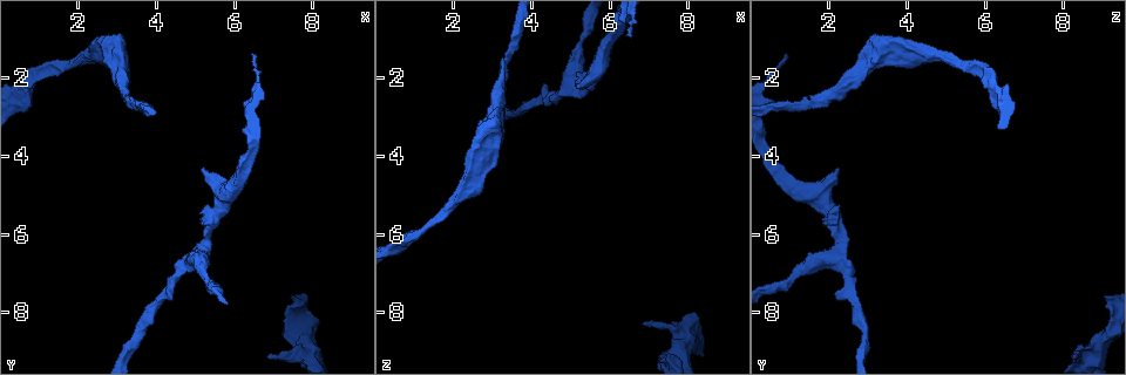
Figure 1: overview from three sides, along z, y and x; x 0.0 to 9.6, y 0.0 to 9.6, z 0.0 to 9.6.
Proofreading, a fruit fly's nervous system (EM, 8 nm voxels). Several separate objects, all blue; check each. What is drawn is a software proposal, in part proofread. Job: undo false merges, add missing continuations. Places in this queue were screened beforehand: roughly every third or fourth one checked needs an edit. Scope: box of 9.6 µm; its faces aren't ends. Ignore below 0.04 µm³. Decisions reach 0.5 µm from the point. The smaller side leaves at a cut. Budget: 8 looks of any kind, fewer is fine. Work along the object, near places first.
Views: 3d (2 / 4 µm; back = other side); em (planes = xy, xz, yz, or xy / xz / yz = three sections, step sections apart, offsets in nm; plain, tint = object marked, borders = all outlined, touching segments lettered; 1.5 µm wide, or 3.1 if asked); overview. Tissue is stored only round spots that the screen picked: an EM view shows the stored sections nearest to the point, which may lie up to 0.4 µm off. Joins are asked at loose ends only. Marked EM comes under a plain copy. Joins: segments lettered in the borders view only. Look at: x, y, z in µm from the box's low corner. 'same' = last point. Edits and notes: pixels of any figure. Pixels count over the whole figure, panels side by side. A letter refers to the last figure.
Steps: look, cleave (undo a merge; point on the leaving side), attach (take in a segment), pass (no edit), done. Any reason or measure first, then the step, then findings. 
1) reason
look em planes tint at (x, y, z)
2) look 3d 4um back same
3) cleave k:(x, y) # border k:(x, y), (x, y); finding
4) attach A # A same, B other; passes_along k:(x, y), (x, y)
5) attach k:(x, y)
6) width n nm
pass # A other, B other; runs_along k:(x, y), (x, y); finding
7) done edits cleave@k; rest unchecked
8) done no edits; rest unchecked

sharp bend
look 3d 4um at (7.80, 8.65, 9.05)

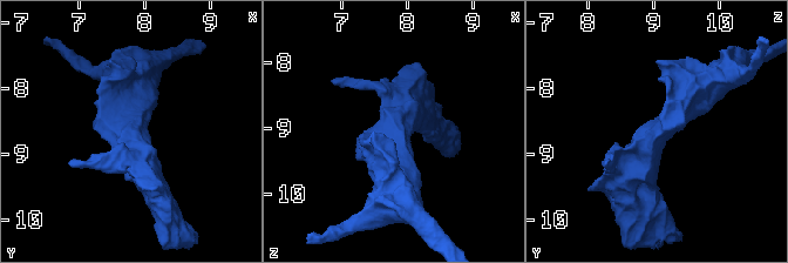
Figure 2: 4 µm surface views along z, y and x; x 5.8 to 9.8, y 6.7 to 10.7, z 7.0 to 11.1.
now the EM
look em planes borders at (7.80, 8.70, 9.05)

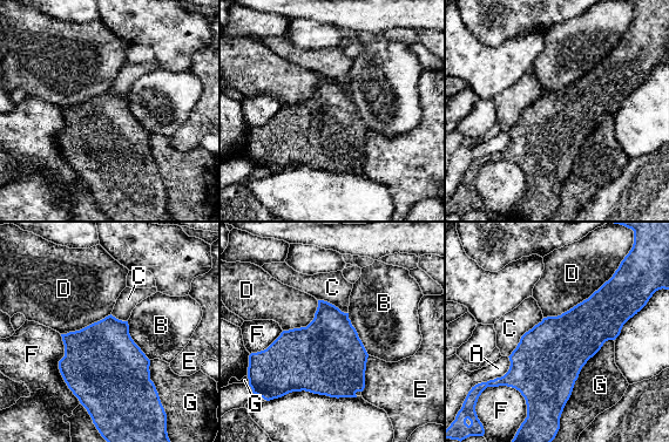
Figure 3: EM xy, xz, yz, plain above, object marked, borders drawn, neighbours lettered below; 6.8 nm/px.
pass # A other, B other, C other, D other, E other, F other, G other; border 3:(613, 339), (582, 367), (559, 428); all the same cell

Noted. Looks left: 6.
sudden change in width
look 3d 4um at (5.35, 7.15, 1.00)

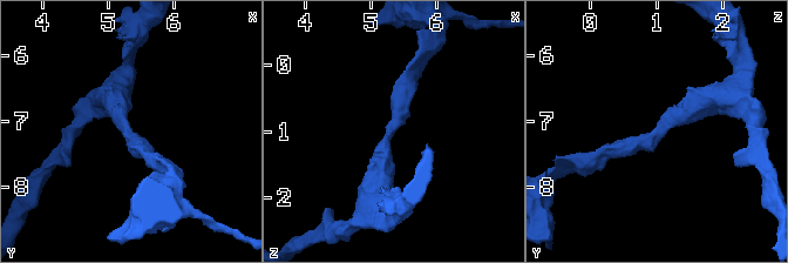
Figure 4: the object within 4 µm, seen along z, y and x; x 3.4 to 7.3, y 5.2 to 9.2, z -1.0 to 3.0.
arm_widths 220, 360 nm; need the tissue
look em xz step 4 tint at (5.30, 7.15, 1.00)

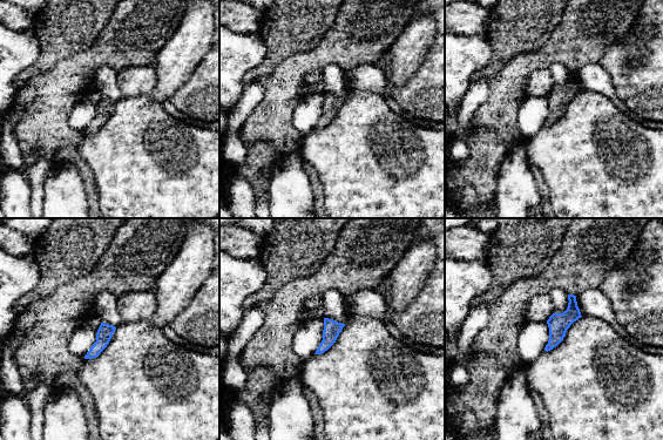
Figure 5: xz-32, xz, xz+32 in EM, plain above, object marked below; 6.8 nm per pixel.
look em planes borders same

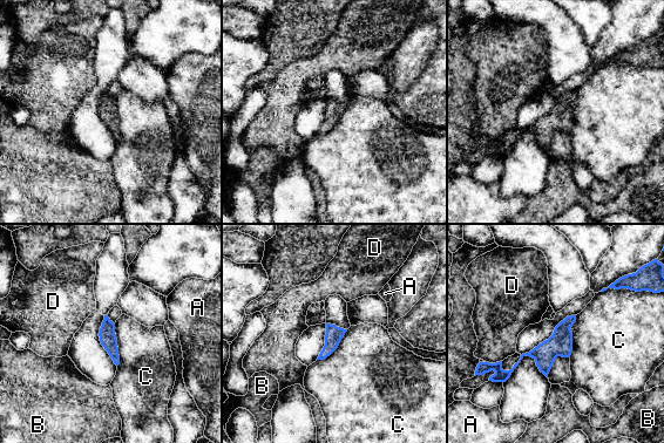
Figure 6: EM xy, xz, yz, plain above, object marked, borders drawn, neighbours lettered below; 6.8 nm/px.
pass # A other, B other, C other, D other; border 6:(114, 324), (119, 355), (117, 366); all the same cell

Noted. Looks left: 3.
sudden change in width
look em planes tint at (2.20, 1.45, 5.05)

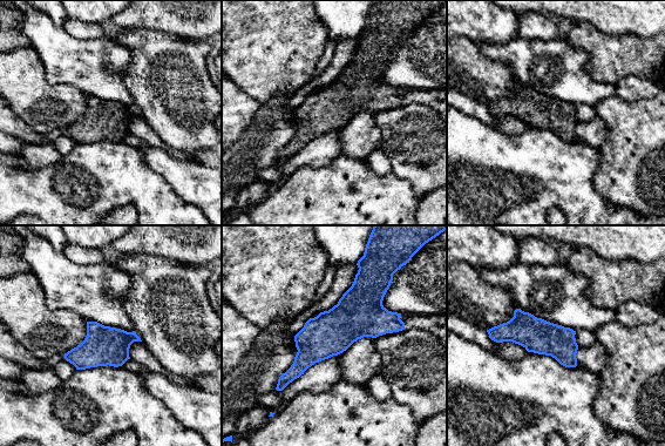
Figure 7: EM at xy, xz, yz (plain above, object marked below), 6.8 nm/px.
what lies round it
look em planes borders same

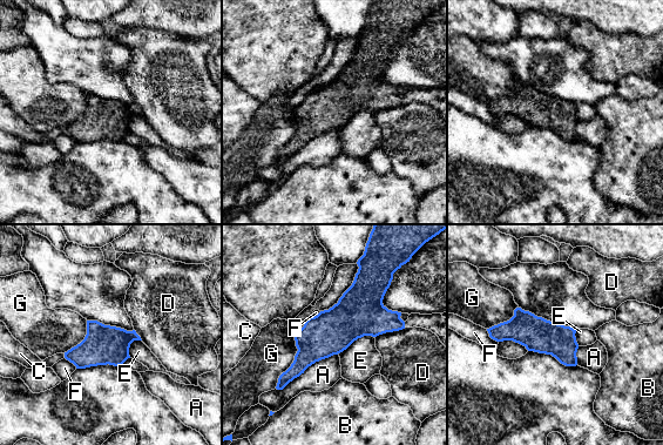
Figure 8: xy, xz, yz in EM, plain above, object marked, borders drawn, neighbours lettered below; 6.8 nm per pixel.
pass # A other, B other, C other, D other, E other, F other, G other; border 8:(373, 336), (358, 337), (339, 354); all the same cell

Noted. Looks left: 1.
done no edits; rest unchecked

